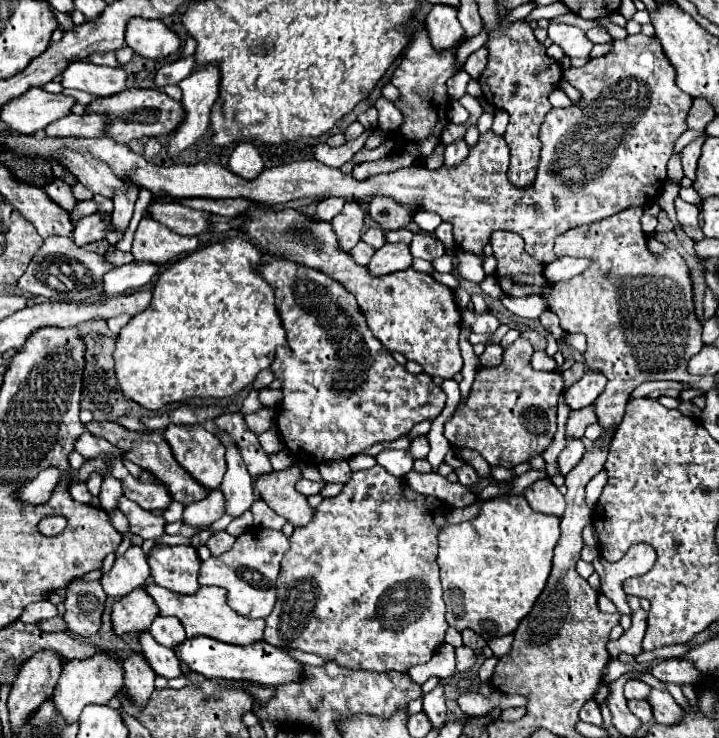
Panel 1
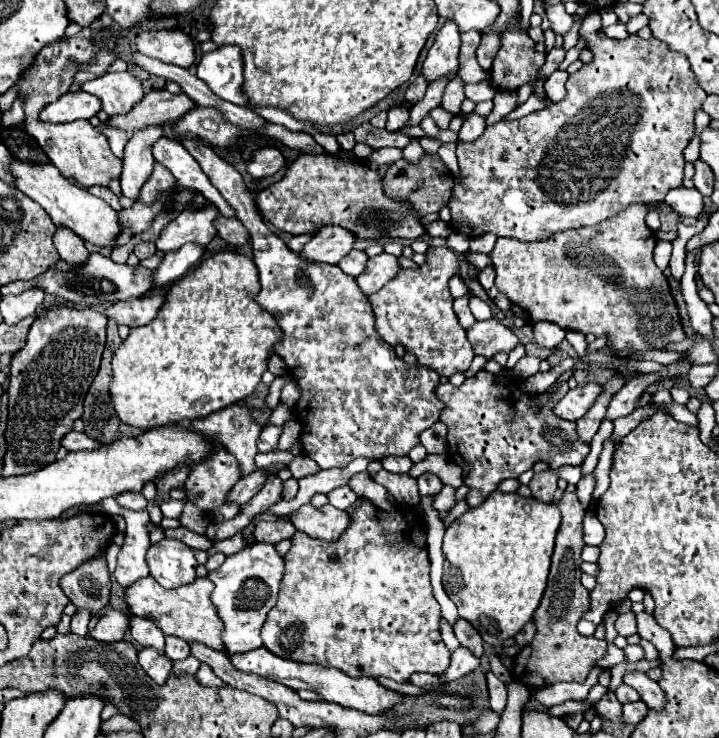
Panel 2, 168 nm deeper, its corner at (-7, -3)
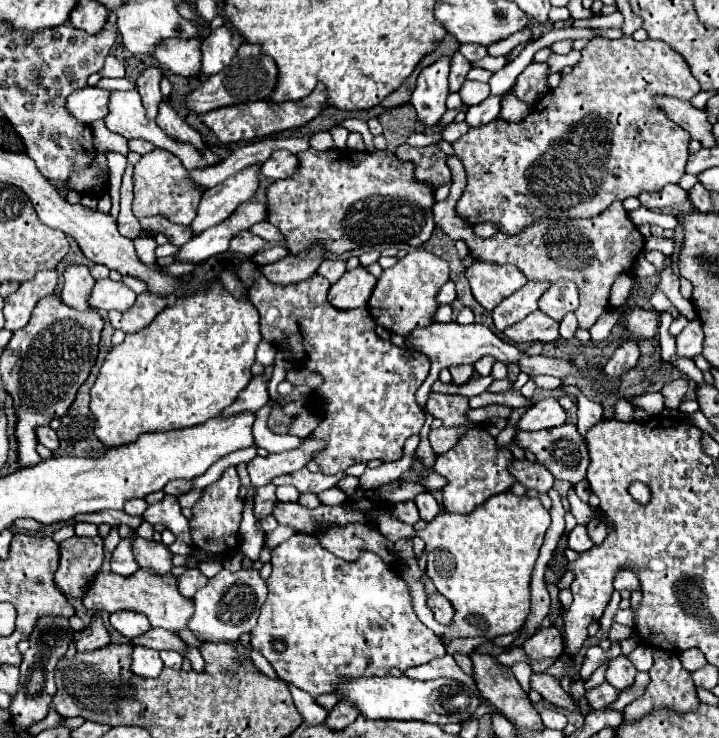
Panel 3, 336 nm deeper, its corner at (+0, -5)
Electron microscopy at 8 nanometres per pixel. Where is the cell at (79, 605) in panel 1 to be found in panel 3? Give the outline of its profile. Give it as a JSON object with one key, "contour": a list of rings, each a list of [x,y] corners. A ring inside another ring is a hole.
{"contour":[[[73,536],[59,544],[59,568],[55,584],[65,596],[83,598],[93,574],[99,572],[103,562],[103,538]]]}

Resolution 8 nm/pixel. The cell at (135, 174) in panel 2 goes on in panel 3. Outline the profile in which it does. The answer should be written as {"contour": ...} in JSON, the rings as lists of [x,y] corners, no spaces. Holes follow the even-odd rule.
{"contour":[[[147,66],[139,78],[137,78],[137,92],[141,94],[143,106],[147,110],[147,116],[155,118],[157,110],[159,110],[159,102],[163,100],[161,90],[159,90],[159,82],[163,78],[163,70],[157,66]]]}

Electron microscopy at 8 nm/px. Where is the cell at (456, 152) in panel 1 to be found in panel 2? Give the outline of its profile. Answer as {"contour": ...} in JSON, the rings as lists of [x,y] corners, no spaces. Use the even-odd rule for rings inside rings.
{"contour":[[[472,114],[468,120],[464,120],[464,124],[458,132],[458,142],[474,142],[484,132],[484,128],[486,128],[484,118]]]}

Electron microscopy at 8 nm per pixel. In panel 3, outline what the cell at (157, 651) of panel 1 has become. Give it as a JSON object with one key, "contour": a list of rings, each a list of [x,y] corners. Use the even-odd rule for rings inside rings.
{"contour":[[[119,610],[119,612],[109,614],[109,622],[125,638],[135,638],[141,632],[147,632],[147,628],[151,626],[147,616],[143,616],[139,612],[127,612],[127,610]]]}

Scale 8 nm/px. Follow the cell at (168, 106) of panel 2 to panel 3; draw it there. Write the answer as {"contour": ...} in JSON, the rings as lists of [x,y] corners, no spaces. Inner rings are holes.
{"contour":[[[245,42],[239,46],[237,54],[233,56],[233,60],[227,68],[223,68],[221,72],[211,76],[201,88],[193,90],[193,94],[187,96],[185,106],[197,114],[205,114],[205,112],[233,106],[233,104],[267,100],[277,86],[277,76],[279,76],[279,70],[277,70],[275,60],[271,60],[271,56],[263,54],[259,44],[247,44]]]}

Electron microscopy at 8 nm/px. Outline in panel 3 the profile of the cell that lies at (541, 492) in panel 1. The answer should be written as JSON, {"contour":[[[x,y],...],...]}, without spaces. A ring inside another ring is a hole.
{"contour":[[[513,460],[509,466],[509,472],[515,476],[517,482],[521,482],[527,490],[537,490],[539,494],[547,492],[553,486],[553,476],[543,468],[543,464],[529,462],[529,460]]]}

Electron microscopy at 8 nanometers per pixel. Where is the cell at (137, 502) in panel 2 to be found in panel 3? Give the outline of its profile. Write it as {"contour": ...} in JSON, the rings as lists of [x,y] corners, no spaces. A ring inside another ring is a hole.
{"contour":[[[129,500],[123,508],[123,512],[131,514],[131,516],[141,516],[147,510],[147,502],[145,500]]]}

